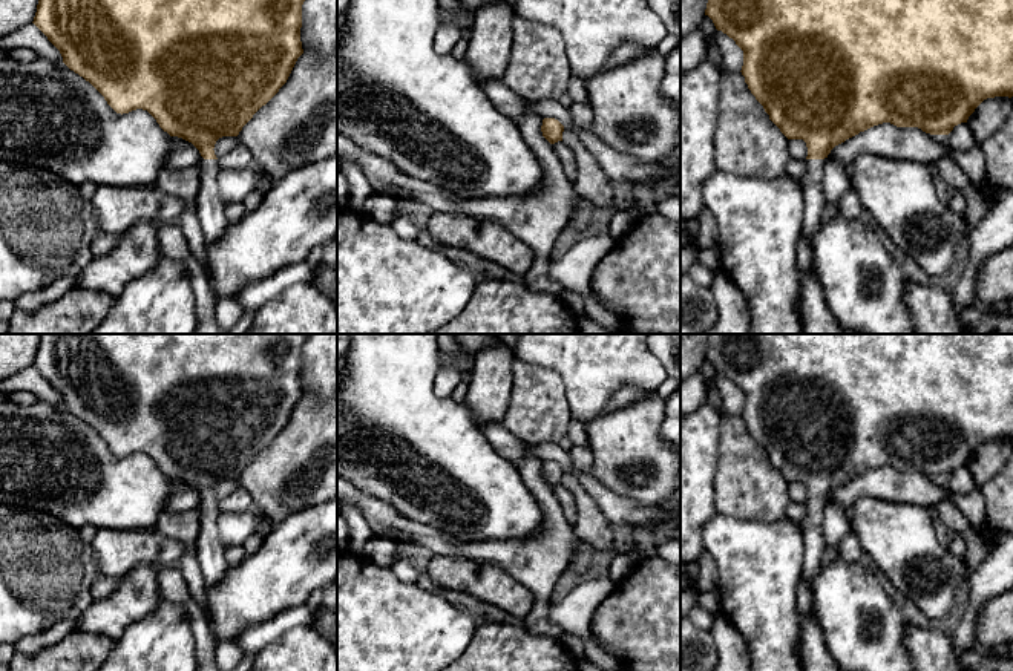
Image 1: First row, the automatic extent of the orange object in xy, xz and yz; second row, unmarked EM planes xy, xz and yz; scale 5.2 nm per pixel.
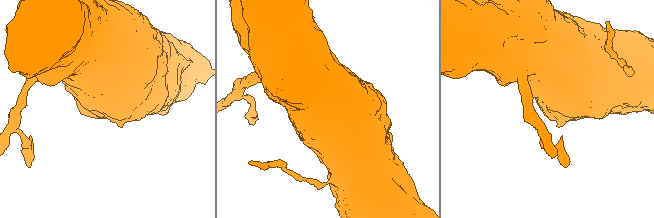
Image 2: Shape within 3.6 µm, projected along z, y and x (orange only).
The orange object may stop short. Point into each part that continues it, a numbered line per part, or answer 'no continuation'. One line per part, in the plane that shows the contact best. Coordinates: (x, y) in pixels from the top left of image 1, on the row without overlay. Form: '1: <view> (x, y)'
1: yz (813, 535)

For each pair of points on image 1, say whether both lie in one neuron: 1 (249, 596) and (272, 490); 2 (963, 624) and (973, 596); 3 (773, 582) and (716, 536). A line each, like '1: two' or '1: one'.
1: two
2: one
3: one

